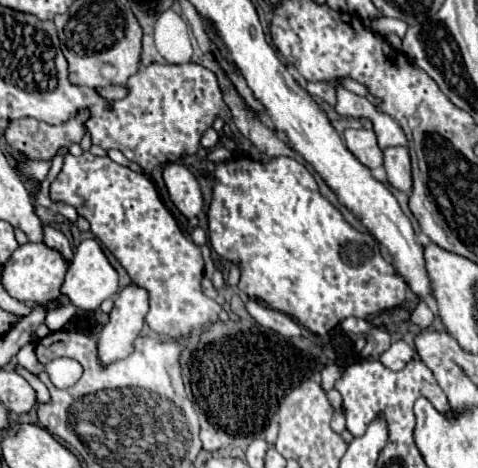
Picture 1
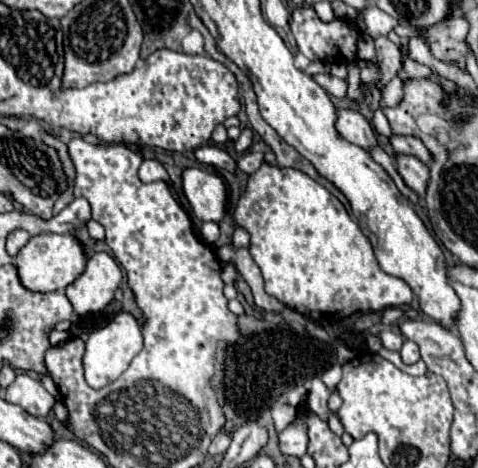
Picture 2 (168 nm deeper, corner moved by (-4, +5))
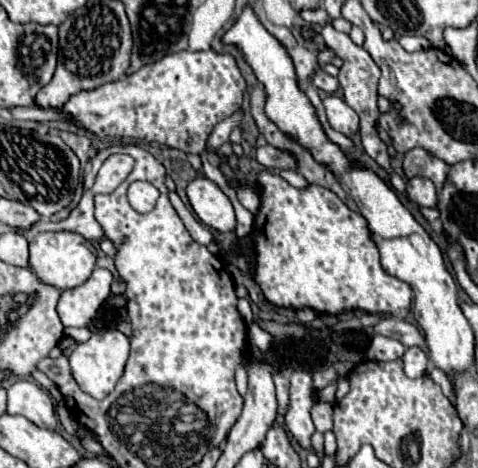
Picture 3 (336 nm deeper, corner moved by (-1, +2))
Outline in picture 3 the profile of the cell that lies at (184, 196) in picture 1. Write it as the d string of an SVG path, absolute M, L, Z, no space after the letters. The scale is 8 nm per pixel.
M196 178L188 184L186 192L192 210L206 226L224 228L222 224L234 224L234 206L216 182Z

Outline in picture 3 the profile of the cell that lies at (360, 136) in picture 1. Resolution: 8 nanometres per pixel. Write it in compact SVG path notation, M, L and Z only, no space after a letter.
M336 94L328 96L324 100L324 108L326 108L326 116L328 116L328 124L342 132L344 136L348 138L354 138L360 130L360 120L358 120L358 114L342 100L338 98Z

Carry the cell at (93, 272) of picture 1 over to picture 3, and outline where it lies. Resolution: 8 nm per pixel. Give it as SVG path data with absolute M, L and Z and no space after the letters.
M94 268L86 284L64 290L58 302L58 314L64 326L86 326L93 320L102 302L110 296L112 274L106 268Z

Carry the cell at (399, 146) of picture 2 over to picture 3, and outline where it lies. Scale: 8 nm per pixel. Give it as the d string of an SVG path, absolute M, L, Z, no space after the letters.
M414 148L414 150L404 154L406 178L414 178L414 176L430 178L440 190L440 184L444 182L444 176L446 176L446 170L448 170L448 164L444 164L440 158L432 156L424 148Z

